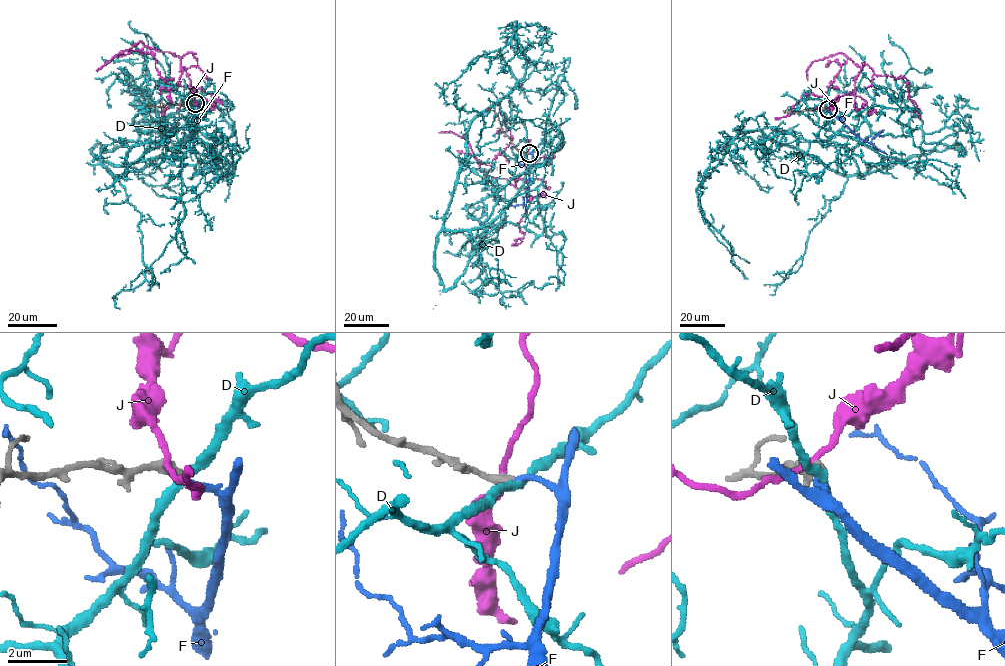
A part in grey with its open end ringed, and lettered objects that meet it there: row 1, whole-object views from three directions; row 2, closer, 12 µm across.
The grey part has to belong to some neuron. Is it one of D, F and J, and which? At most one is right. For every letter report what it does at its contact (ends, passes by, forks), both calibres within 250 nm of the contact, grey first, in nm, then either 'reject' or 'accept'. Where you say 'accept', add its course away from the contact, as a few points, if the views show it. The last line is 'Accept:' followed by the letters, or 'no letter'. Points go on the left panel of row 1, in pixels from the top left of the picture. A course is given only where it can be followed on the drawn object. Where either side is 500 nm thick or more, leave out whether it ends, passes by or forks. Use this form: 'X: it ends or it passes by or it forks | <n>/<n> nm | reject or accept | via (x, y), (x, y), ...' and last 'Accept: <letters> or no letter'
D: it passes by | 360/280 nm | reject
F: it ends | 360/180 nm | accept | via (195, 103), (199, 108), (194, 138), (189, 136), (189, 131), (185, 127), (172, 126)
J: it passes by | 380/180 nm | reject
Accept: F

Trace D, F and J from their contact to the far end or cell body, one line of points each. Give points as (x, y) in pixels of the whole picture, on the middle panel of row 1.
D: (528, 153), (496, 217), (444, 227), (470, 123), (523, 76), (516, 22), (499, 55), (470, 70)
F: (528, 153), (532, 157), (528, 191), (522, 204), (509, 205), (508, 209)
J: (527, 153), (529, 166), (514, 180), (515, 186), (506, 179), (485, 174), (512, 139), (500, 100)

